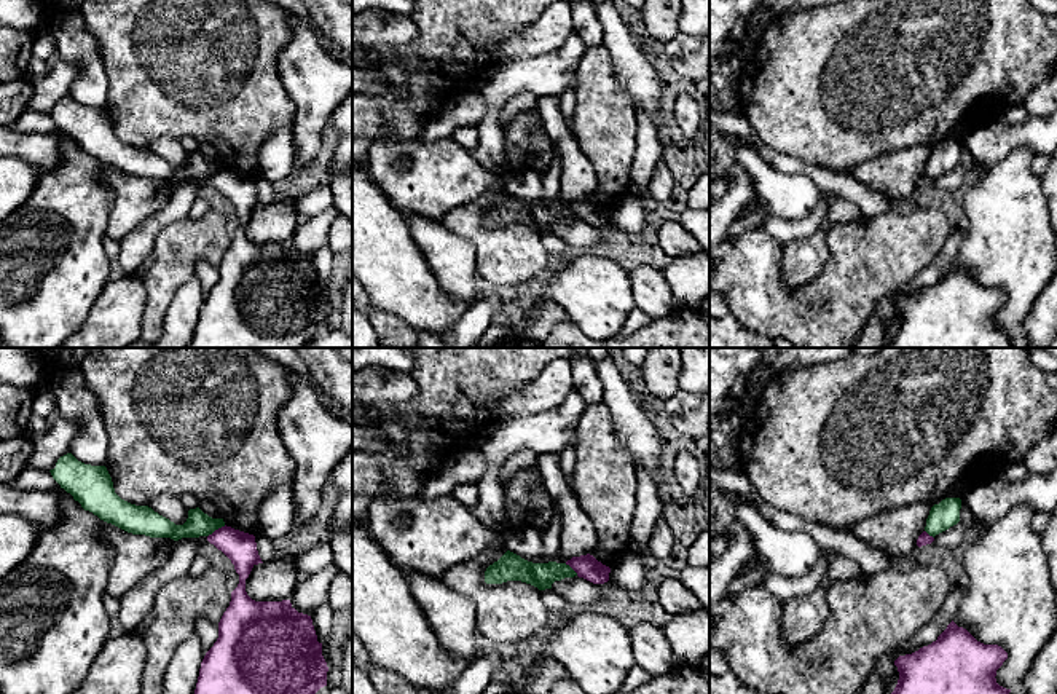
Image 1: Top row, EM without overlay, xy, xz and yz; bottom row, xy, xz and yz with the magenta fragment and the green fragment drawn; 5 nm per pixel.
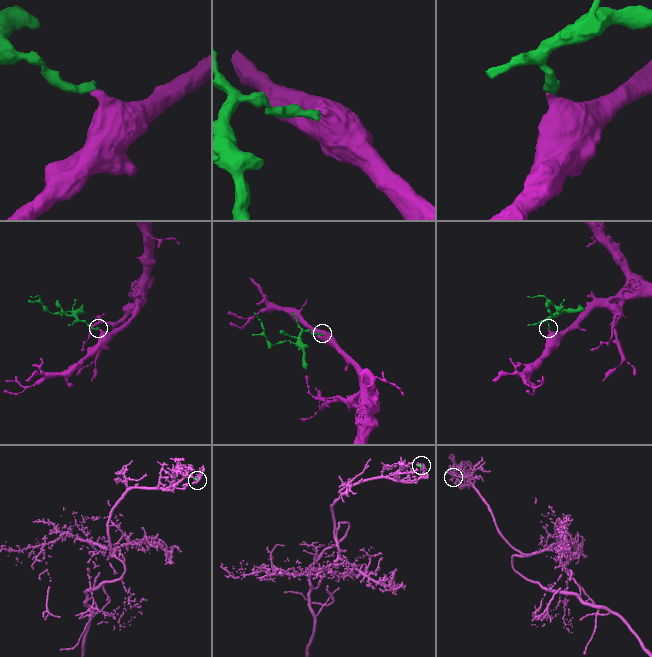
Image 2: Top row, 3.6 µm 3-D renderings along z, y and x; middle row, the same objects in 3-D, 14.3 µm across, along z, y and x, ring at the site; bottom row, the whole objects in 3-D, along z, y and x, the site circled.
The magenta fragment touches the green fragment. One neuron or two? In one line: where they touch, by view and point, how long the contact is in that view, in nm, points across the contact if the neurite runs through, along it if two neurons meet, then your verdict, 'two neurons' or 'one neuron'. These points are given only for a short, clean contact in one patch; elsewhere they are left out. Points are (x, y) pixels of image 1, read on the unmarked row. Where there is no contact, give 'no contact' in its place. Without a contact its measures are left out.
contact xy (216, 173); length 110 nm; border xy (225, 168), (208, 179); two neurons

